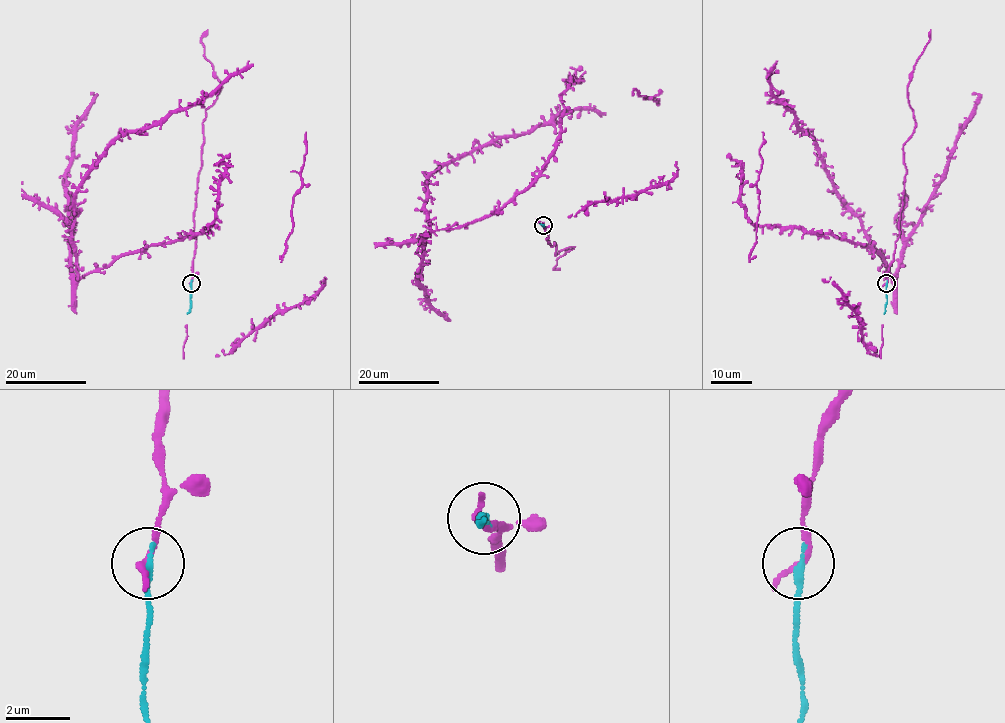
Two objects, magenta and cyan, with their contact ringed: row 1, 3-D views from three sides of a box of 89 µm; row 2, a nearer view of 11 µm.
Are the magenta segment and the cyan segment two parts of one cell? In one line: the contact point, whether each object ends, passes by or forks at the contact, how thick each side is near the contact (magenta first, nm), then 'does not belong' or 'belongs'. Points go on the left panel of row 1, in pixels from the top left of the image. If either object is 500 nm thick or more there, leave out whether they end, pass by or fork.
place (191, 283); magenta ends; cyan ends; calibres 220 and 260 nm; belongs

